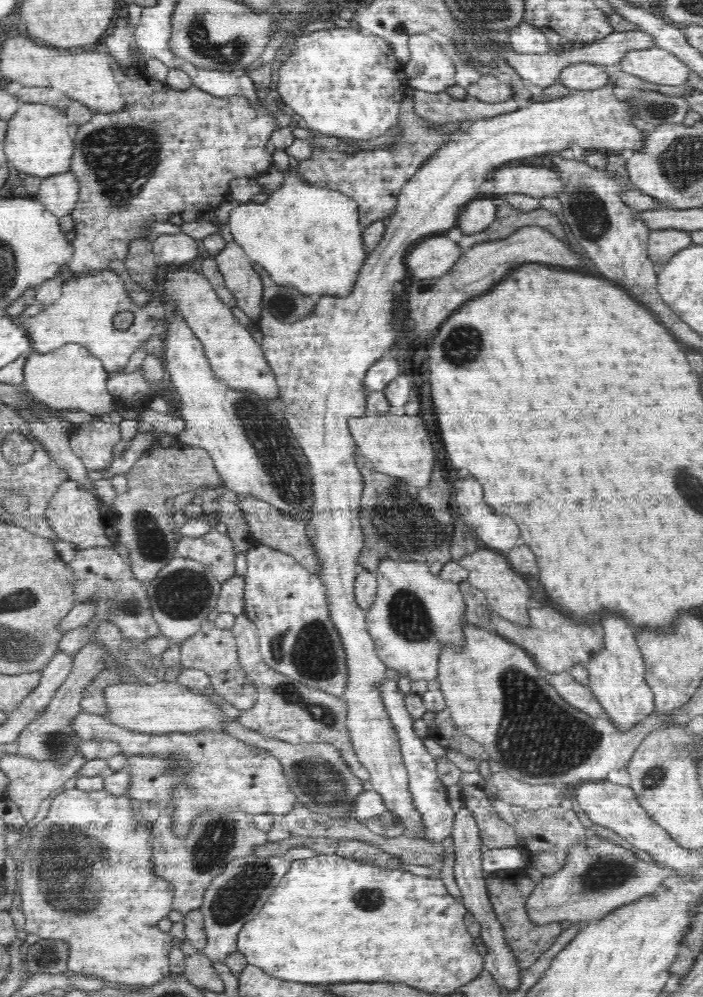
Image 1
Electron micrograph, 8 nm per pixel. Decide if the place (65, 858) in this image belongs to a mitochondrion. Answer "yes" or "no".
yes

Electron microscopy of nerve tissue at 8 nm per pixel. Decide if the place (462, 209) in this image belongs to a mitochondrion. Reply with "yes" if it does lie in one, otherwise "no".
no

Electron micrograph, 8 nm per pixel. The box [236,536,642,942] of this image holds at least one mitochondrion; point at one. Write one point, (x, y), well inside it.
(538, 738)

